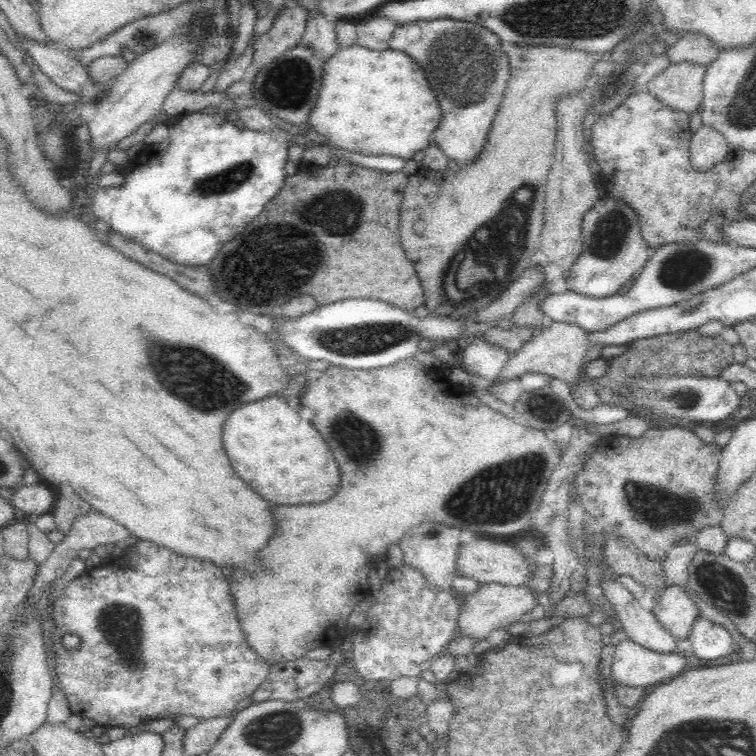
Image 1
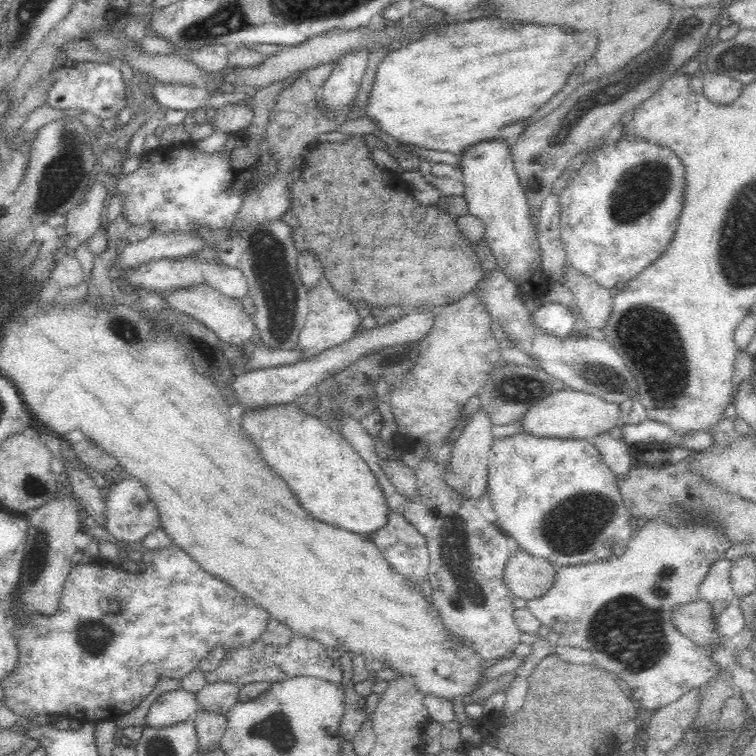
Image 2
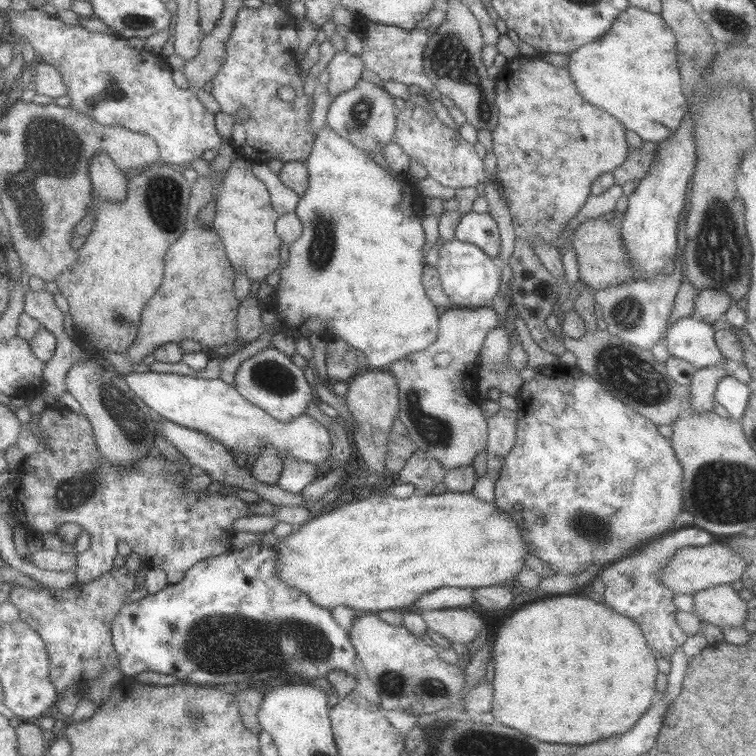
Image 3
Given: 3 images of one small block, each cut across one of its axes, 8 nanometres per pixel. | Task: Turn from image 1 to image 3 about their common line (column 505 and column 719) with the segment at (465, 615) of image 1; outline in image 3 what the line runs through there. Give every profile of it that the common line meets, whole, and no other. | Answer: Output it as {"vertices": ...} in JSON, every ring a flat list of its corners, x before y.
{"vertices":[[718,585,715,587,694,592,694,614,701,621,724,628,730,626,742,627,746,614,748,614,748,603,740,598,738,591,732,585]]}

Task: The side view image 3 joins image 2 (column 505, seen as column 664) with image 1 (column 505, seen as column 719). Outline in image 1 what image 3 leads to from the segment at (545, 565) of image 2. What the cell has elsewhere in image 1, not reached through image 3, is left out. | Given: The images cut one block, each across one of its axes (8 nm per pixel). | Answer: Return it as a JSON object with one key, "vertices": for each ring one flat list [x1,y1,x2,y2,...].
{"vertices":[[477,537,470,543,462,543,458,548,455,572,476,579,478,584,496,582,503,585,526,585,530,580,528,559,514,545,496,542,492,537]]}

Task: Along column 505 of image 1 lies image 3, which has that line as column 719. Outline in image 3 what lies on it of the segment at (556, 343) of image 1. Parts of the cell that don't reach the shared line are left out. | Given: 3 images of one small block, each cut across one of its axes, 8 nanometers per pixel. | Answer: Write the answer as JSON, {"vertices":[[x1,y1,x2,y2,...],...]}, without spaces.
{"vertices":[[729,362,729,367,725,363,697,370,689,387,691,405,694,410,701,413,713,410,718,384,722,378,731,373,732,367,732,363]]}

